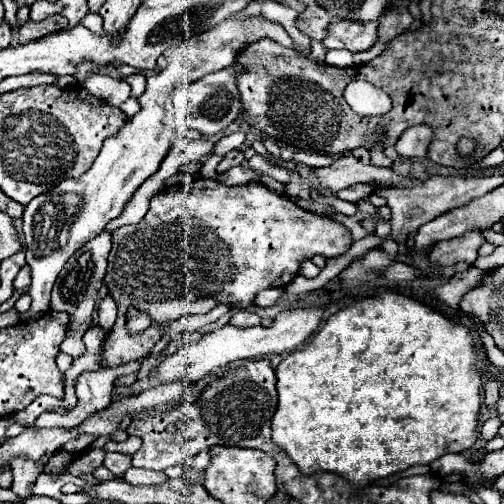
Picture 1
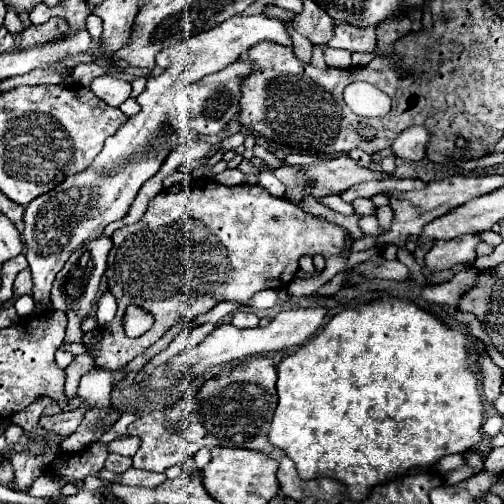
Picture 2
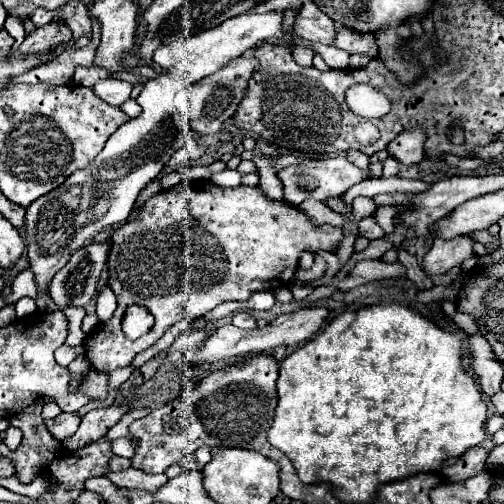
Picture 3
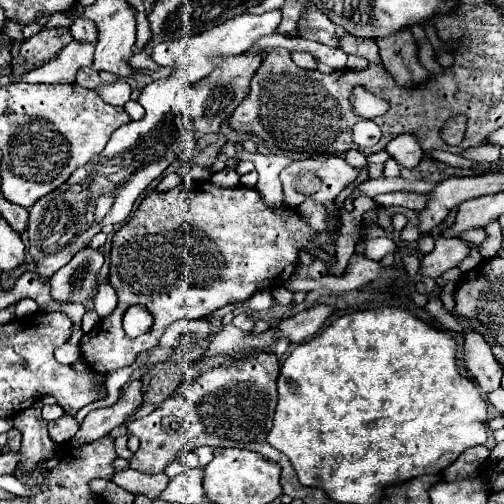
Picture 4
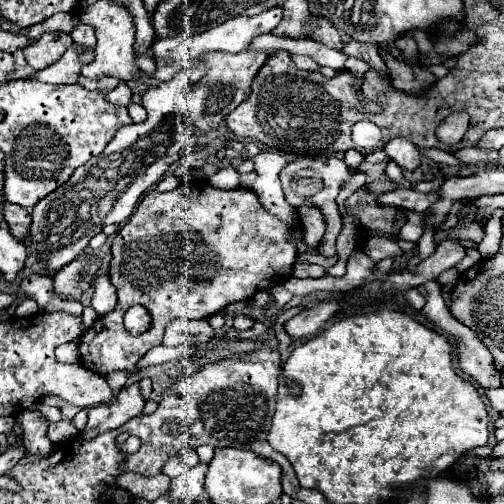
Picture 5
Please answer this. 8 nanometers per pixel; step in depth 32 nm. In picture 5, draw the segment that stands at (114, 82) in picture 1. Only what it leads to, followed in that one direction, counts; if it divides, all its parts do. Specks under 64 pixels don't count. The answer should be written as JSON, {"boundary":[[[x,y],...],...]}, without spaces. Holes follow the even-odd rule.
{"boundary":[[[120,82],[116,88],[104,92],[104,98],[106,98],[106,102],[110,102],[114,106],[128,106],[128,102],[132,98],[132,90],[128,88],[126,82]]]}

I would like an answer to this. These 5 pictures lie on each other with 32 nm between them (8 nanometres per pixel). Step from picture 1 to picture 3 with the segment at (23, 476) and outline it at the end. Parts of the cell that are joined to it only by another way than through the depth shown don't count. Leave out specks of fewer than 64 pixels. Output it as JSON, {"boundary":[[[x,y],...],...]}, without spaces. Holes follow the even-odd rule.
{"boundary":[[[40,398],[10,418],[10,424],[24,432],[22,438],[24,448],[18,448],[16,452],[8,452],[2,456],[12,458],[16,468],[16,478],[20,480],[20,484],[30,484],[36,476],[42,474],[42,470],[50,464],[50,460],[58,456],[60,444],[46,430],[44,420],[40,416],[44,404],[46,400]]]}

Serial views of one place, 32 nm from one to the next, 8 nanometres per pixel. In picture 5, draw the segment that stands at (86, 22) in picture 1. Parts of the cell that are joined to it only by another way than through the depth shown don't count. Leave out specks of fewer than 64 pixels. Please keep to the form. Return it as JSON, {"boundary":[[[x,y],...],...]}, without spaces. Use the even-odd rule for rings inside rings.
{"boundary":[[[72,44],[54,64],[44,70],[36,70],[28,76],[32,82],[48,82],[48,84],[77,84],[82,66],[94,60],[91,50],[81,50],[81,47]]]}

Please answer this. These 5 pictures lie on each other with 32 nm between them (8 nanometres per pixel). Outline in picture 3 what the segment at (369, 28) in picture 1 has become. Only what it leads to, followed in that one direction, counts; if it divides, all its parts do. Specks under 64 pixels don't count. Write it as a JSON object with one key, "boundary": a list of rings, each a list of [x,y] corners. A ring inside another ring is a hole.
{"boundary":[[[340,28],[336,32],[336,38],[332,42],[334,48],[342,48],[348,54],[368,54],[372,58],[378,56],[376,48],[376,36],[374,32],[356,32],[352,28]]]}

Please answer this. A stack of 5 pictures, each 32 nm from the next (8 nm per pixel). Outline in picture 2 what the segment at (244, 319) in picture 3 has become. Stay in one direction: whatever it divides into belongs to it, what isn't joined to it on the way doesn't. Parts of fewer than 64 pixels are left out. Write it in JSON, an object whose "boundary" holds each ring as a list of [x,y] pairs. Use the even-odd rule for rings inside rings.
{"boundary":[[[238,310],[234,316],[232,316],[232,324],[236,328],[252,328],[252,326],[258,326],[260,318],[252,312],[244,312],[244,310]]]}

